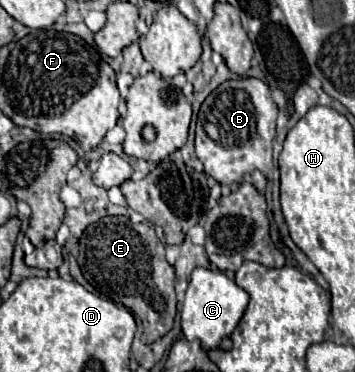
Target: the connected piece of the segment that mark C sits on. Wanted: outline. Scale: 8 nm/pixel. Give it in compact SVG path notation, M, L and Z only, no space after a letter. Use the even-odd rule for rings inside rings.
M194 268L186 298L182 304L182 332L186 340L198 338L202 342L202 348L218 348L224 338L232 334L232 330L238 326L244 310L248 304L248 294L234 284L232 278L228 278L224 272L208 270L208 268Z

